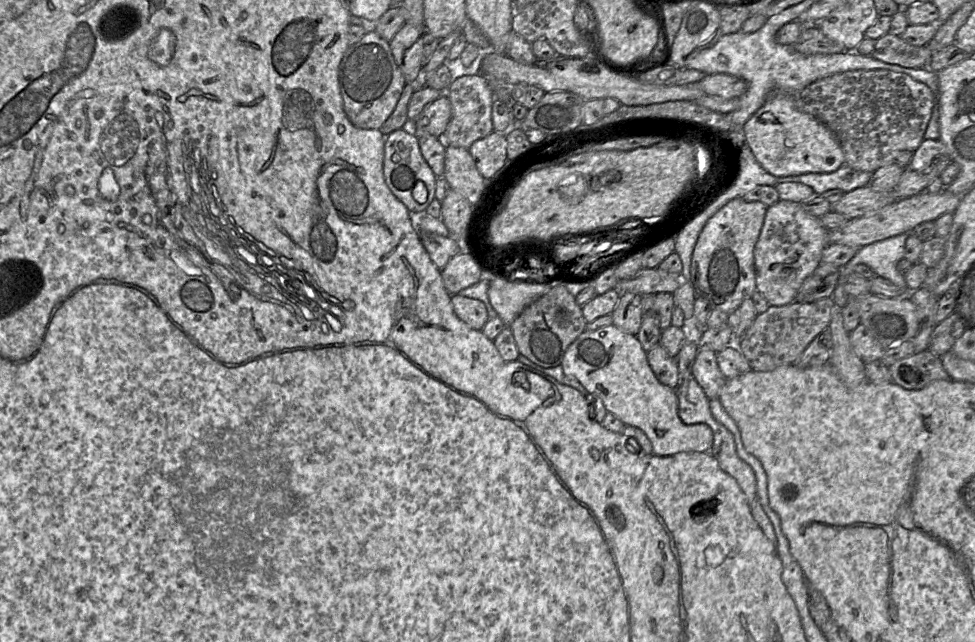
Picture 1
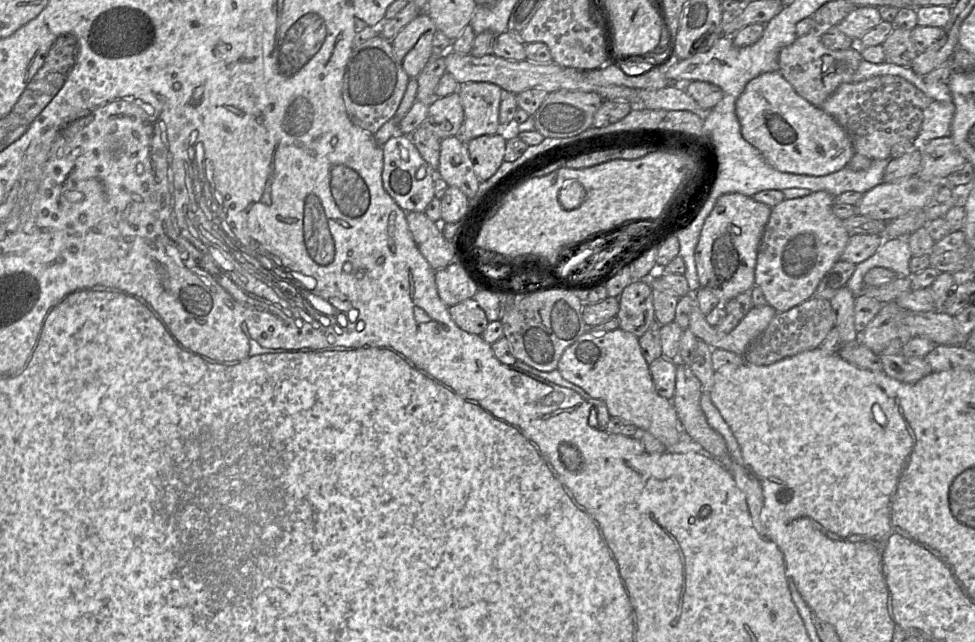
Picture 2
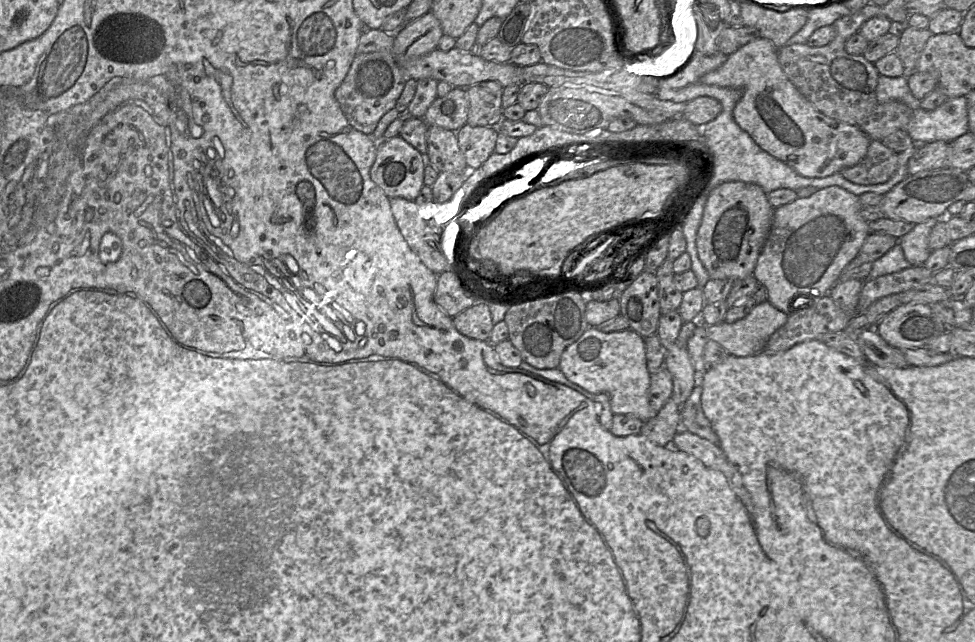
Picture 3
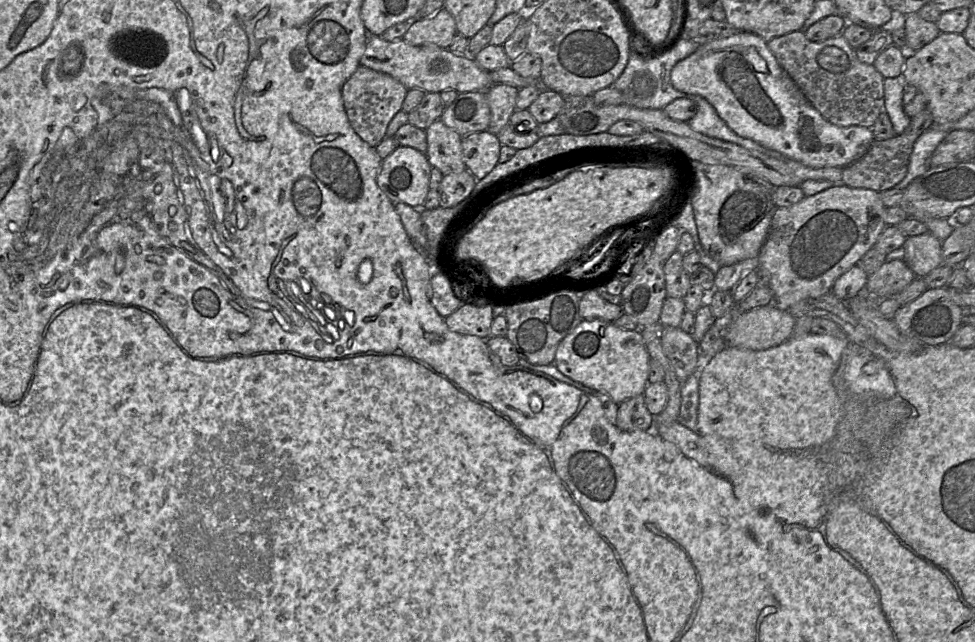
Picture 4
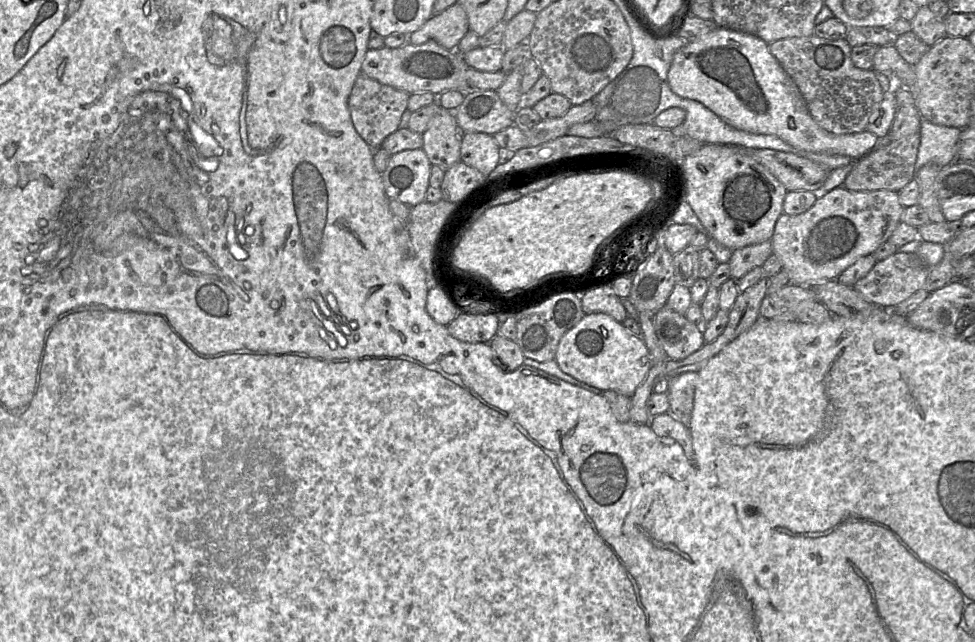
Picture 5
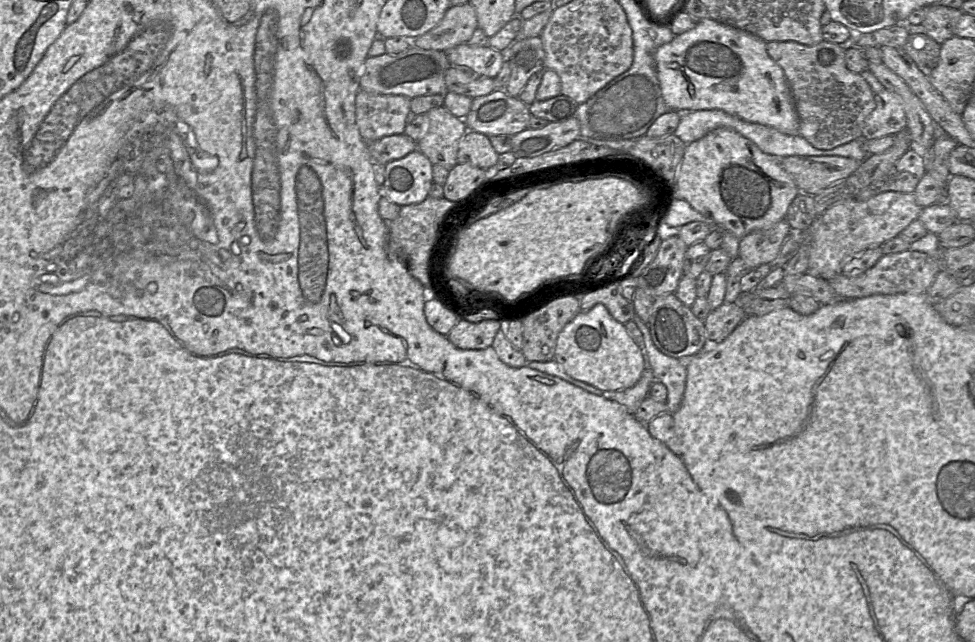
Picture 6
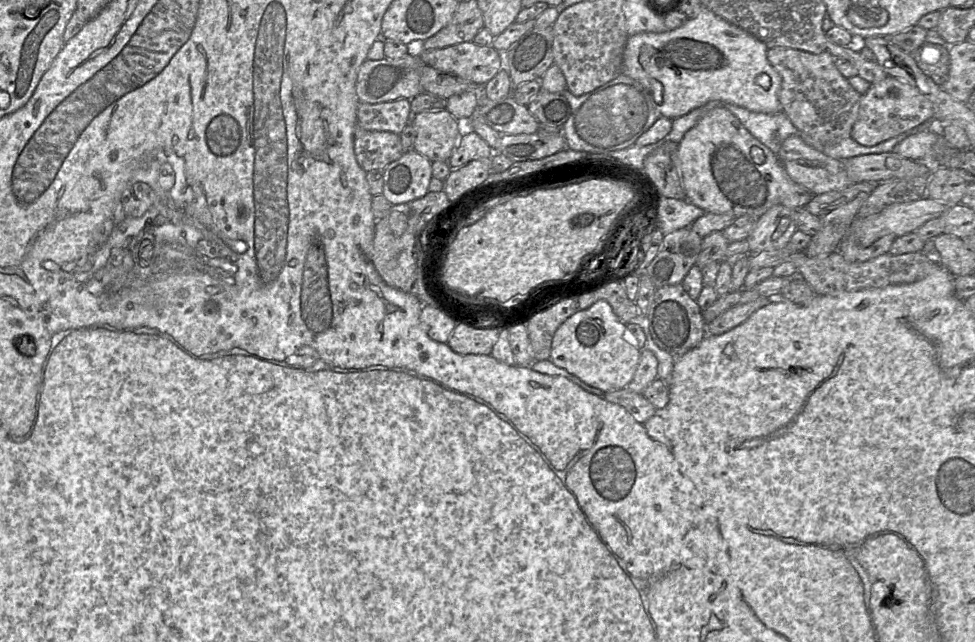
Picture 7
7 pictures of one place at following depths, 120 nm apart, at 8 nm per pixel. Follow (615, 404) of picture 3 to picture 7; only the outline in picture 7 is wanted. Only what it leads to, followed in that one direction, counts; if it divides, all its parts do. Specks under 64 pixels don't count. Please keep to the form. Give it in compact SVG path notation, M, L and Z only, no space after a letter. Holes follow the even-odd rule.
M598 300L589 308L578 310L557 328L549 360L606 393L627 387L637 369L640 354L641 350L628 336L626 324L615 315L607 301Z

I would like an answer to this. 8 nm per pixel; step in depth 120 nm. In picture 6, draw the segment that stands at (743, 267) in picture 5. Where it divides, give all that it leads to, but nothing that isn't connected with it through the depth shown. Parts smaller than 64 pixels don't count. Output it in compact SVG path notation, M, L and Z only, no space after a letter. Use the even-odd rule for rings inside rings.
M784 218L769 228L755 230L740 239L739 257L750 267L772 263L779 254L785 239L792 232Z

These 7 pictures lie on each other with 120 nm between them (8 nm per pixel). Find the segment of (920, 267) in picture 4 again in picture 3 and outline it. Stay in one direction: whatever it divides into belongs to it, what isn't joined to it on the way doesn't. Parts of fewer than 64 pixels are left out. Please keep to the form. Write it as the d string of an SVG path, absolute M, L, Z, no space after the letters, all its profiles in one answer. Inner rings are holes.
M943 217L930 218L922 223L914 224L913 229L899 239L905 258L911 266L921 266L929 257L928 238L931 229Z

